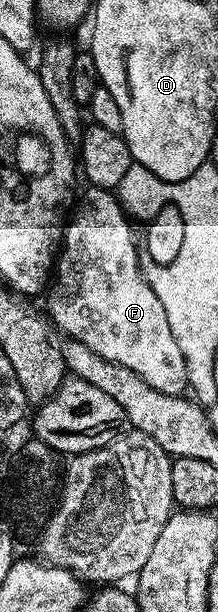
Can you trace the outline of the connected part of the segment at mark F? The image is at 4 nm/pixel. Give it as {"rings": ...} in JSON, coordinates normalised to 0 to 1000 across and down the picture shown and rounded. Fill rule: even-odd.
{"rings":[[[422,304],[394,309],[376,320],[367,315],[298,369],[252,449],[216,472],[220,521],[266,544],[303,542],[294,547],[312,554],[358,556],[381,565],[436,572],[436,578],[491,585],[491,592],[583,598],[583,605],[656,618],[674,631],[771,647],[835,645],[867,624],[867,601],[849,595],[839,572],[821,572],[821,559],[803,559],[803,546],[784,546],[766,507],[748,507],[748,493],[729,493],[711,474],[693,474],[665,458],[638,417],[638,392],[633,387],[628,392],[610,387],[596,355],[505,309]]]}

